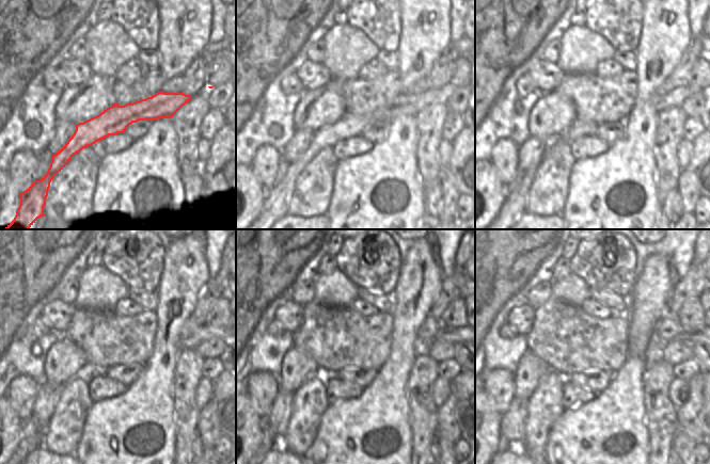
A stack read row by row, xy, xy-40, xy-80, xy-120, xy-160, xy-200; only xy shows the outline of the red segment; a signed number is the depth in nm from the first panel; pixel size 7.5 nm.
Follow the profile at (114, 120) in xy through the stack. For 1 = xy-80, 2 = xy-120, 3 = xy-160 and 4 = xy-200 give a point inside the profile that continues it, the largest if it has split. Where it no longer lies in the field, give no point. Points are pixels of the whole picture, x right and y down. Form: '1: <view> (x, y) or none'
1: xy-80 (515, 204)
2: xy-120 (203, 333)
3: xy-160 (447, 334)
4: xy-200 (689, 335)

